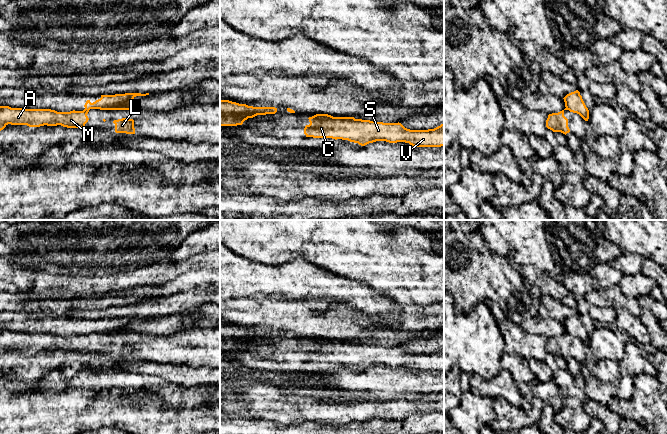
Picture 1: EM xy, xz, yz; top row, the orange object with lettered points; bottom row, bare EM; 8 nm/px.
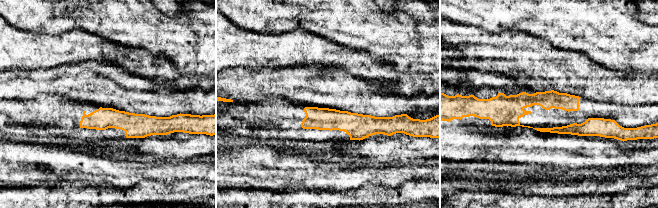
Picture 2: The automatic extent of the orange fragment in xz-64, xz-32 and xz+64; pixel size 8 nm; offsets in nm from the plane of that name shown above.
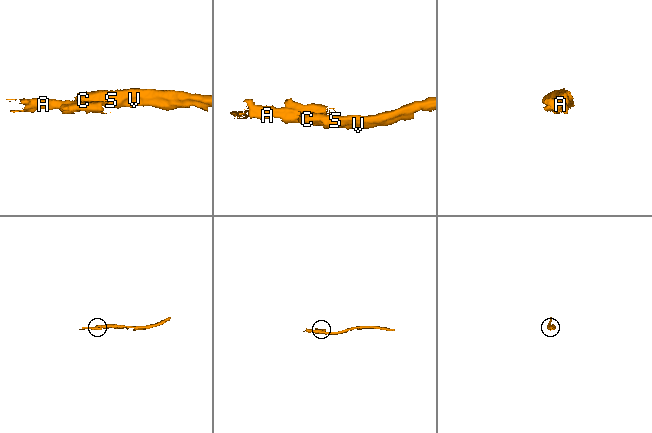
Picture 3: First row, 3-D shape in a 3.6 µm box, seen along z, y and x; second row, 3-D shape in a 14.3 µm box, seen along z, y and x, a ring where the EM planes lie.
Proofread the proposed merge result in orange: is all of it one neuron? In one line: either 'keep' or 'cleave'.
cleave

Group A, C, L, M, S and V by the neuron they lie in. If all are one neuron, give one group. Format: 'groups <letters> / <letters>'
groups A L M / C S V

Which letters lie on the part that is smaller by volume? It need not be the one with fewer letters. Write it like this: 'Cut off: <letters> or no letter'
Cut off: A, L, M

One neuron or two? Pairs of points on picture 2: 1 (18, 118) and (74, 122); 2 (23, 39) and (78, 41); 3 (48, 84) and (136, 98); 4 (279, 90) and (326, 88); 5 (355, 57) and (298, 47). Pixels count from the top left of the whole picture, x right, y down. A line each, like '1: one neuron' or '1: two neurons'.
1: one neuron
2: one neuron
3: one neuron
4: one neuron
5: one neuron

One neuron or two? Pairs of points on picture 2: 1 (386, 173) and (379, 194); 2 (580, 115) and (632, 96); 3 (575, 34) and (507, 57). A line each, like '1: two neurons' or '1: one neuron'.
1: two neurons
2: two neurons
3: two neurons

